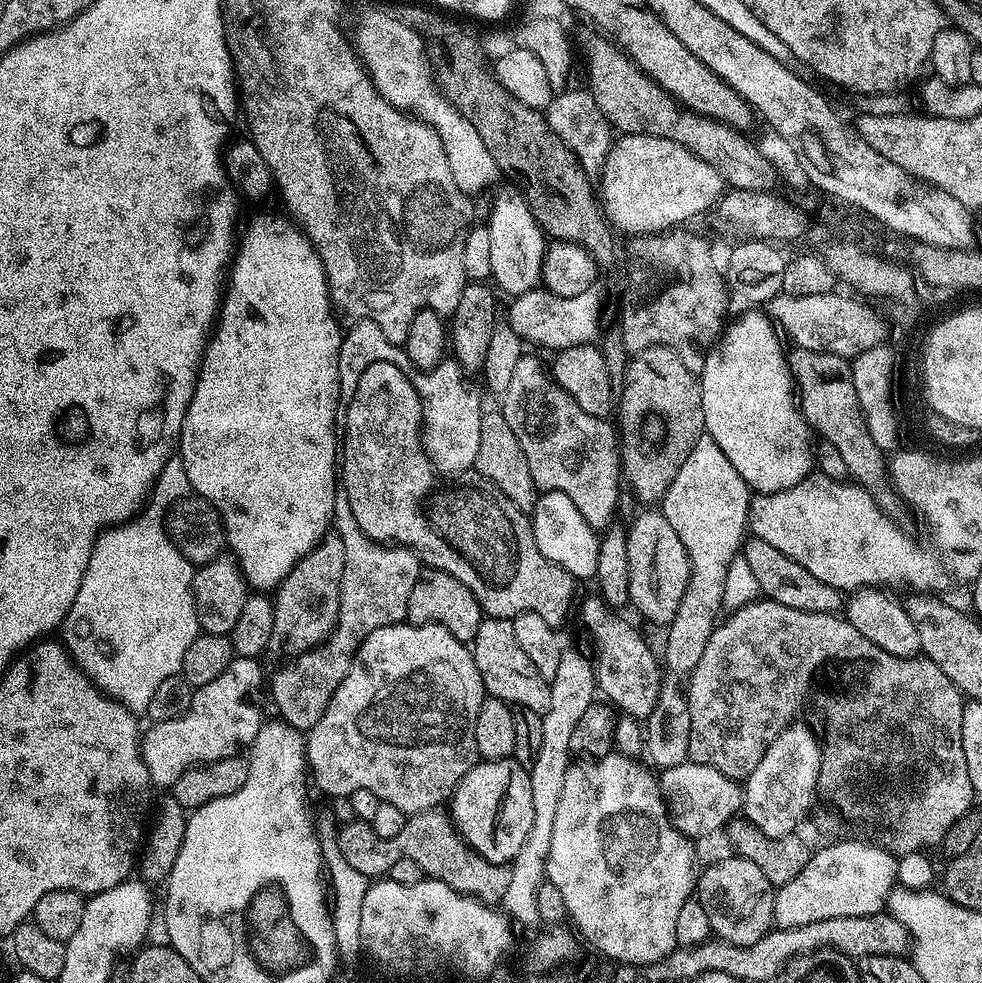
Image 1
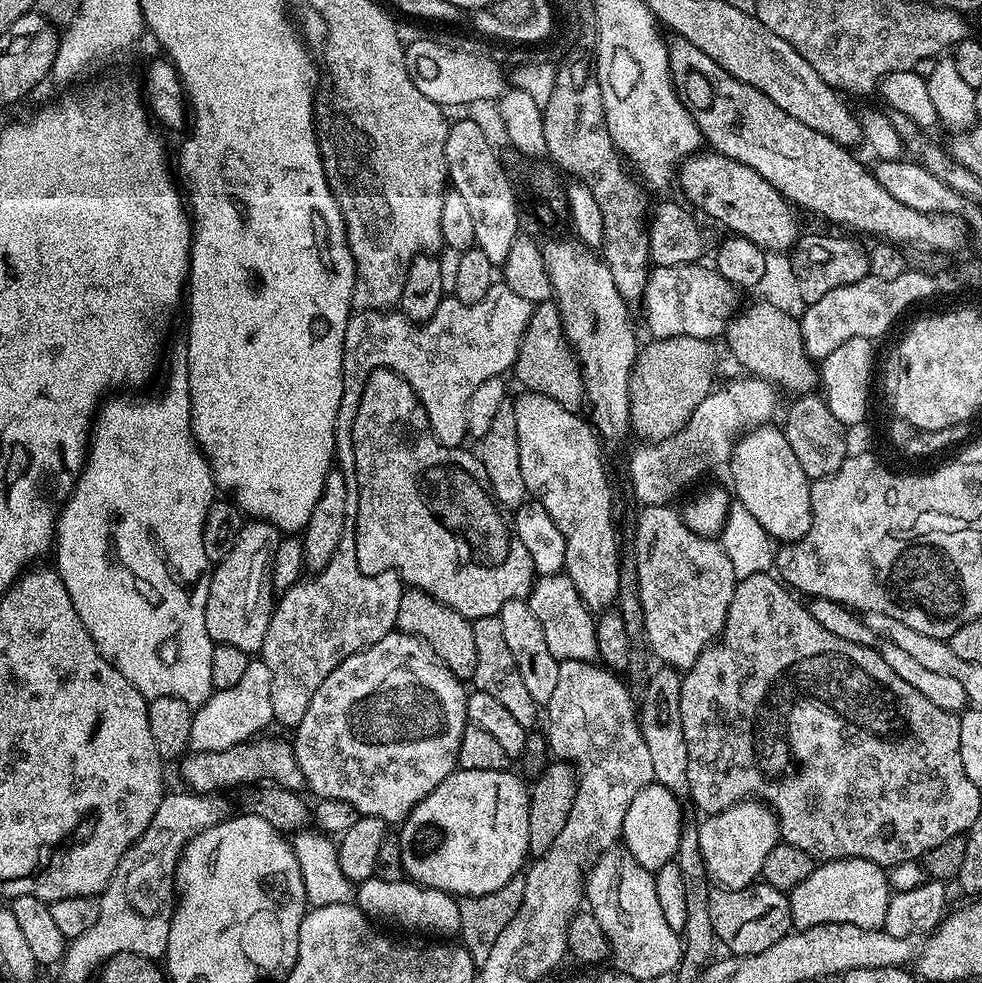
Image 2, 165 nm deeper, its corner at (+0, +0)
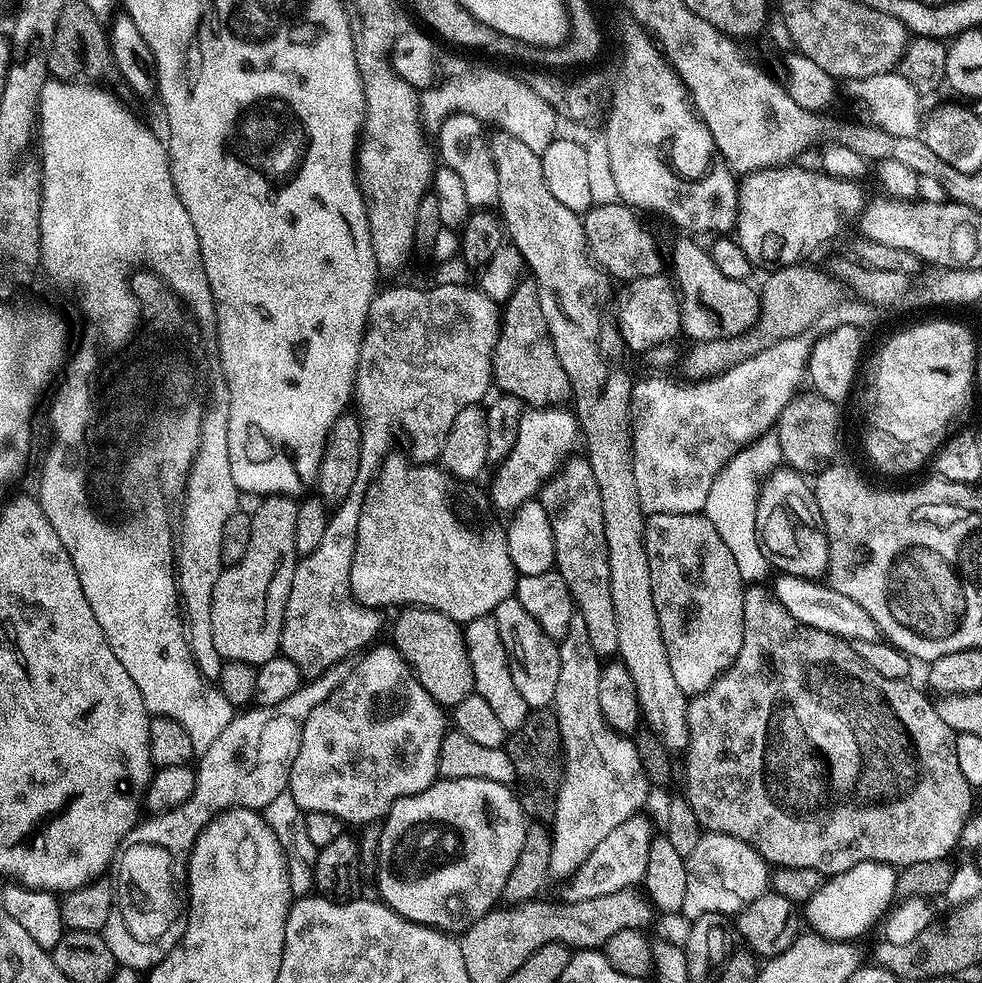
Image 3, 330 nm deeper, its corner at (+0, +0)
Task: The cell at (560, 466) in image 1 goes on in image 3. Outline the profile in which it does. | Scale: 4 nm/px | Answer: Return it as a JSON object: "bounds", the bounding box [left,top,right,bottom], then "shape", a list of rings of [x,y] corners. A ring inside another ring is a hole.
{"bounds":[538,459,618,658],"shape":[[[569,459],[544,483],[538,499],[550,518],[550,530],[554,530],[555,571],[566,582],[575,611],[586,626],[586,638],[592,651],[600,658],[615,657],[618,614],[614,614],[614,598],[610,598],[610,562],[602,522],[602,498],[598,498],[598,482],[594,482],[594,470],[590,470],[587,459]]]}

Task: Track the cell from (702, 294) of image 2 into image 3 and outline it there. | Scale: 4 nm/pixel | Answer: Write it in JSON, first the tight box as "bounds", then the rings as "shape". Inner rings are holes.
{"bounds":[614,275,681,353],"shape":[[[663,275],[643,276],[637,280],[629,280],[621,288],[624,289],[614,296],[614,304],[616,300],[614,327],[623,347],[625,344],[632,352],[647,353],[652,347],[668,342],[675,332],[681,331],[678,298]]]}

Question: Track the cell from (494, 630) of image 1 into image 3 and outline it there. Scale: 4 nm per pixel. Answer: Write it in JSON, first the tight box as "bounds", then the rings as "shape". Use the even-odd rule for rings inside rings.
{"bounds":[463,615,529,733],"shape":[[[495,615],[474,618],[463,625],[466,654],[470,658],[470,670],[474,670],[474,692],[492,707],[498,722],[502,722],[505,733],[512,733],[526,722],[529,706],[526,698],[518,694],[518,686],[514,686],[514,674],[510,674],[508,651],[502,642],[502,634],[498,634],[498,622]]]}

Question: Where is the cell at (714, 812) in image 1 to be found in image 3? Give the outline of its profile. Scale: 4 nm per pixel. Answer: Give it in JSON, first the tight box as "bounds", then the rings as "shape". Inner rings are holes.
{"bounds":[563,814,654,903],"shape":[[[637,814],[626,818],[622,826],[614,826],[598,846],[582,862],[578,871],[567,877],[564,888],[563,903],[586,902],[594,898],[602,898],[602,894],[614,894],[614,890],[622,890],[639,885],[646,874],[646,854],[652,841],[654,829],[644,814]]]}

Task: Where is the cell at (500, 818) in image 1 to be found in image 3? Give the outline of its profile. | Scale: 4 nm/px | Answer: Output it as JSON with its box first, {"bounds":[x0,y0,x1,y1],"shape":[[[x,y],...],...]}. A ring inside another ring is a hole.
{"bounds":[374,778,526,934],"shape":[[[440,778],[435,784],[418,794],[402,796],[394,801],[392,809],[387,816],[383,817],[380,824],[380,849],[376,855],[376,875],[374,877],[376,888],[380,891],[379,899],[410,922],[424,924],[428,928],[436,928],[440,932],[463,934],[471,924],[478,922],[478,918],[482,918],[497,907],[498,901],[502,897],[502,886],[506,886],[506,878],[510,878],[510,870],[514,870],[514,862],[518,862],[518,854],[522,850],[524,841],[525,827],[526,817],[523,810],[520,809],[517,793],[506,784],[486,782],[482,778],[458,778],[457,780]]]}

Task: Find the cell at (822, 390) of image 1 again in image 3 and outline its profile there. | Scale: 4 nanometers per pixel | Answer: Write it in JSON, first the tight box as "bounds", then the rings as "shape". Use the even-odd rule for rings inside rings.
{"bounds":[671,238,760,341],"shape":[[[684,238],[672,248],[671,283],[678,293],[680,308],[680,326],[683,335],[689,336],[689,341],[723,340],[726,336],[724,328],[729,333],[740,333],[751,327],[760,312],[760,298],[757,289],[751,288],[751,283],[734,278],[726,278],[722,270],[718,270],[712,262],[712,257],[695,244],[695,239]]]}

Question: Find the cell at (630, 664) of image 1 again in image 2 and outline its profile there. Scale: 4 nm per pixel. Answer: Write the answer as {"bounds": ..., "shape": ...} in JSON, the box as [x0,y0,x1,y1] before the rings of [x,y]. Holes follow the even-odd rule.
{"bounds":[527,574,597,660],"shape":[[[567,574],[540,576],[533,583],[532,591],[527,597],[530,610],[534,610],[534,618],[538,618],[542,626],[542,634],[546,634],[546,647],[556,660],[597,659],[596,621],[594,614],[582,602],[578,590],[574,590],[574,582]]]}

